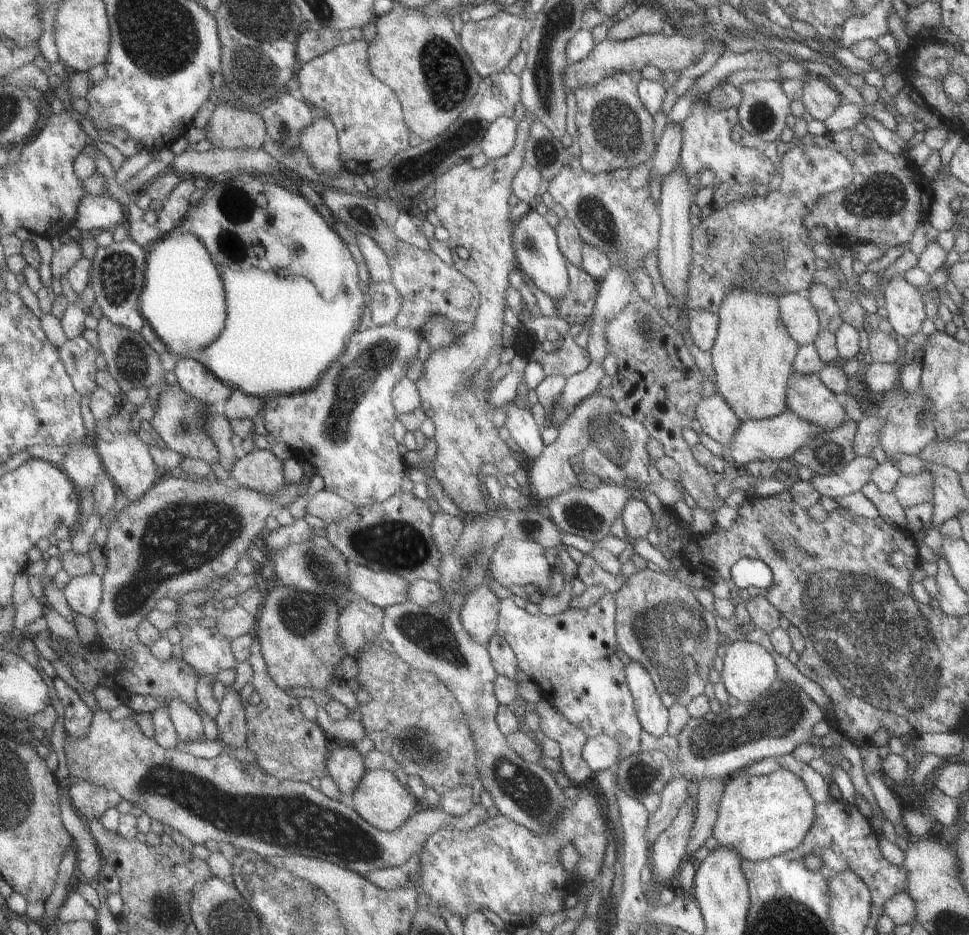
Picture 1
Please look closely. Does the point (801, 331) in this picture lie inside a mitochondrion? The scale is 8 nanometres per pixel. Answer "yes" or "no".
no

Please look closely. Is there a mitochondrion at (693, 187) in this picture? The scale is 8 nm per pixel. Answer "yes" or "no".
no

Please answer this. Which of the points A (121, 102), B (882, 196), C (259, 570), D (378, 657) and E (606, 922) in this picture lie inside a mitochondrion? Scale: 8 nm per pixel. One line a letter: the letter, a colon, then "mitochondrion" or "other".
A: other
B: mitochondrion
C: other
D: other
E: other

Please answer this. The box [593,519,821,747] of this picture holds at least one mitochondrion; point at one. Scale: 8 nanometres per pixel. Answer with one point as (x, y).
(664, 636)

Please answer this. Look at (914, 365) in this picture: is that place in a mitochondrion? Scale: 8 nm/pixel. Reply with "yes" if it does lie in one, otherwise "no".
no

